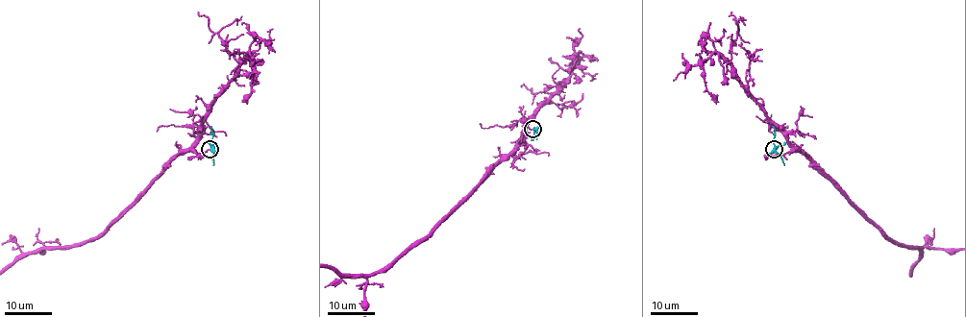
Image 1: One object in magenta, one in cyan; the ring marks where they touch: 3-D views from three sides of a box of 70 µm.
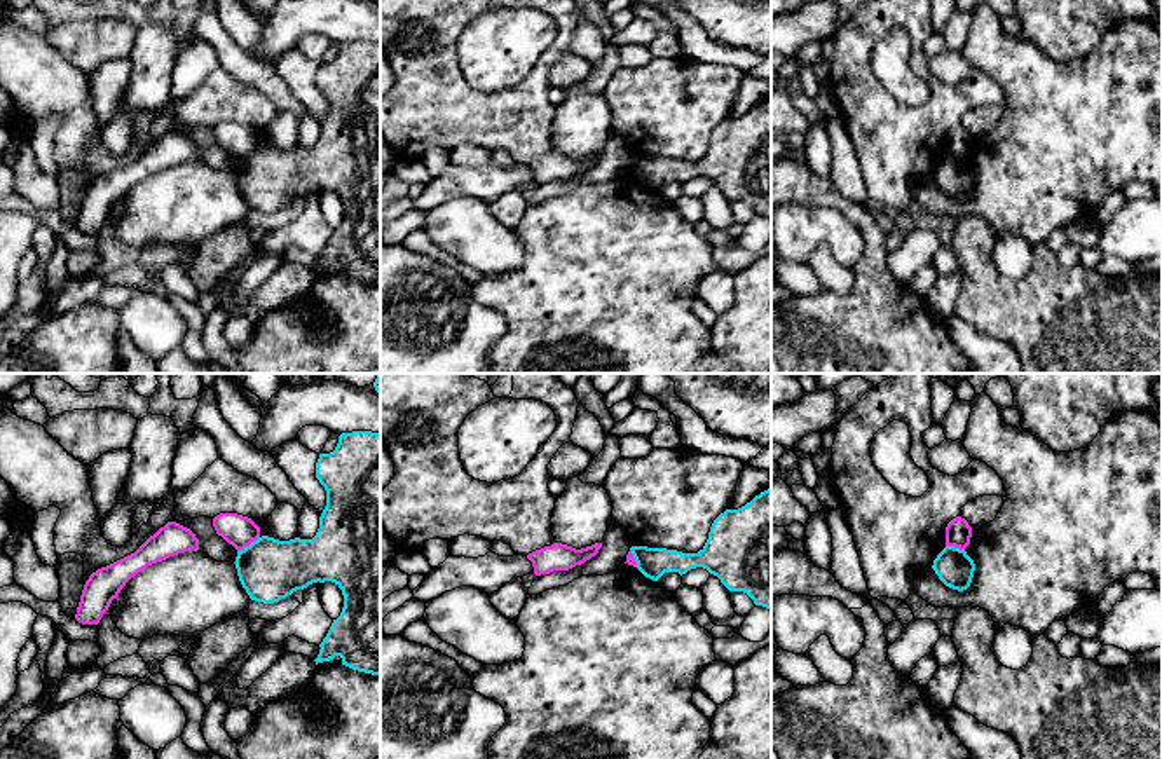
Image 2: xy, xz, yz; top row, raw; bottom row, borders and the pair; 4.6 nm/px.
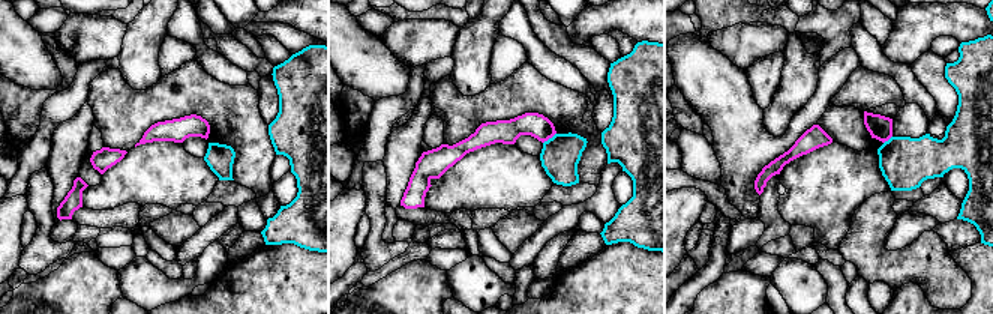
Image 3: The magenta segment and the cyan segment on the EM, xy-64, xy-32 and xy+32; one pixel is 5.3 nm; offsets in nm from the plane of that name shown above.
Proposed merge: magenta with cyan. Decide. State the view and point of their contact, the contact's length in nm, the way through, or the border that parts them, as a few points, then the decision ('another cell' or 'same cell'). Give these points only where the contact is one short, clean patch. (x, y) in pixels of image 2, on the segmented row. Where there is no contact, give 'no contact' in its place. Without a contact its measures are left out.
xy (248, 545) | 130 nm | along xy (259, 536), (238, 552) | another cell

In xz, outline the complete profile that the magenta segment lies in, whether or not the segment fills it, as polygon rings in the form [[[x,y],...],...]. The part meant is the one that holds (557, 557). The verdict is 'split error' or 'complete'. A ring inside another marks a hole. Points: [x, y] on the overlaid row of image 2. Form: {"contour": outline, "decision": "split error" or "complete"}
{"contour": [[[553,543],[551,546],[544,546],[527,555],[532,562],[534,574],[550,574],[553,571],[569,571],[576,565],[584,564],[591,557],[598,553],[602,543],[595,543],[591,546],[576,550],[572,546]]], "decision": "complete"}

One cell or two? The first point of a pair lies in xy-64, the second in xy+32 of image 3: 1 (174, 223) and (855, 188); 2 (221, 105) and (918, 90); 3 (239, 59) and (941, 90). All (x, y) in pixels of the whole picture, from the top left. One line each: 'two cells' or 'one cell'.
1: two cells
2: two cells
3: one cell

